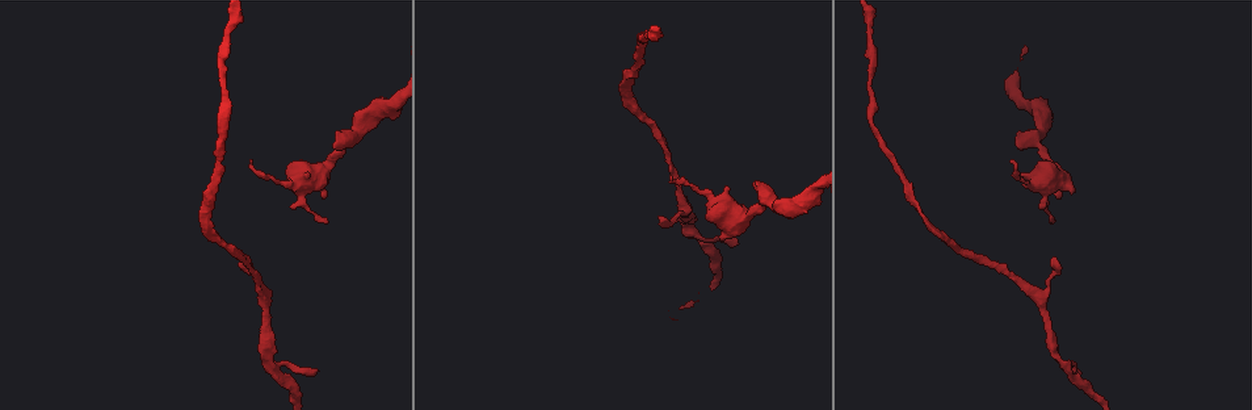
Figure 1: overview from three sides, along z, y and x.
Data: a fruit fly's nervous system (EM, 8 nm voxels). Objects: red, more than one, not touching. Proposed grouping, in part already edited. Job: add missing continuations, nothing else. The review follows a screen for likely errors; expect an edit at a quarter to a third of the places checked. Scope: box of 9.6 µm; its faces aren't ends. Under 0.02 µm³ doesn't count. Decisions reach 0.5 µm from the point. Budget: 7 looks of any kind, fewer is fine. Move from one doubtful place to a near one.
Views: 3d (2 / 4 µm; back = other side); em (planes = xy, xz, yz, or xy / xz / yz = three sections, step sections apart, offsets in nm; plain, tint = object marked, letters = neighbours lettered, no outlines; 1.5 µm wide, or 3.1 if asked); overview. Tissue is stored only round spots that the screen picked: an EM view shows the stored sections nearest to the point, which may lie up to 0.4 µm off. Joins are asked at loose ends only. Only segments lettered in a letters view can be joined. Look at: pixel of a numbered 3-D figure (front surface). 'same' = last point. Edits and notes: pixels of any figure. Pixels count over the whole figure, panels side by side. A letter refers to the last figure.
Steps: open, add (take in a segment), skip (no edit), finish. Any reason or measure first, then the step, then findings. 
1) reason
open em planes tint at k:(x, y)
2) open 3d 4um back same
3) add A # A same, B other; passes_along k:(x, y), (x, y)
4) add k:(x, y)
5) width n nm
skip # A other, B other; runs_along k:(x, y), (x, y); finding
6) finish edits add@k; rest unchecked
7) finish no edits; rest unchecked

branch stops here
open 3d 4um back at 1:(737, 245)

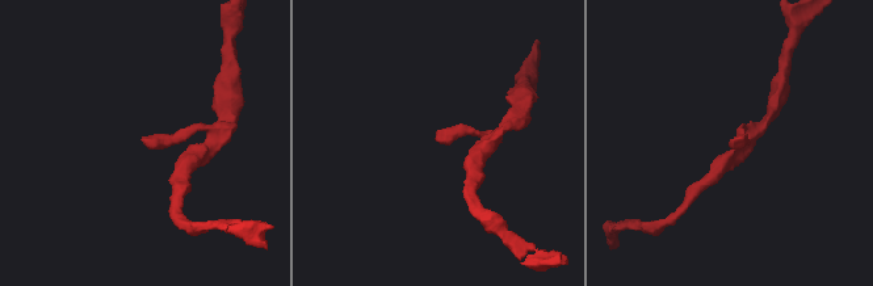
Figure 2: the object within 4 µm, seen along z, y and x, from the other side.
open em planes letters at 2:(734, 138)

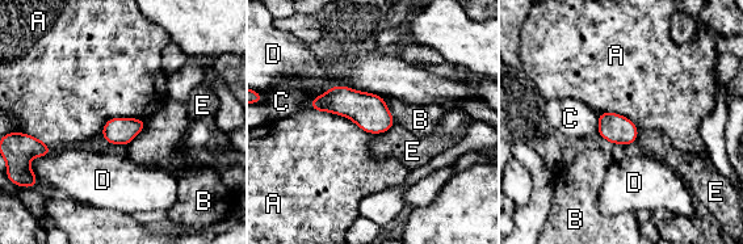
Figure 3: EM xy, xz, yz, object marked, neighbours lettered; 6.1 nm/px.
skip # A other, B other, C other, D other, E other; border 3:(313, 108), (345, 116), (373, 134); no lettered segment goes on from it

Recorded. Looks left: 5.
open em planes letters at 1:(1050, 220)

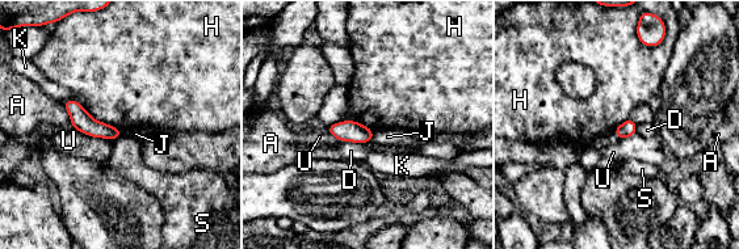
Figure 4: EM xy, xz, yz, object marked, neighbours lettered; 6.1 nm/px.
width 100 nm; longest_contact H 340 nm
skip # A other, D other, H other, J other, K other, S other, U other; no lettered segment goes on from it

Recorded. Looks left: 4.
branch stops here
open em planes letters at 1:(250, 160)

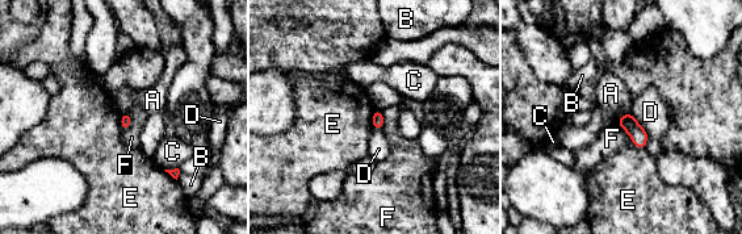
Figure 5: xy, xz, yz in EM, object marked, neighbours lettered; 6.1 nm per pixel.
skip # A other, B other, C other, D other, E other, F other; border 5:(629, 134), (637, 147), (645, 147); none of them fits

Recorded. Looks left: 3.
finish no edits; rest unchecked

